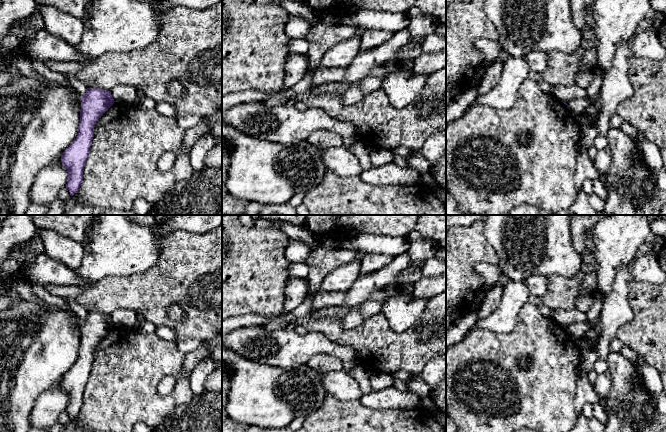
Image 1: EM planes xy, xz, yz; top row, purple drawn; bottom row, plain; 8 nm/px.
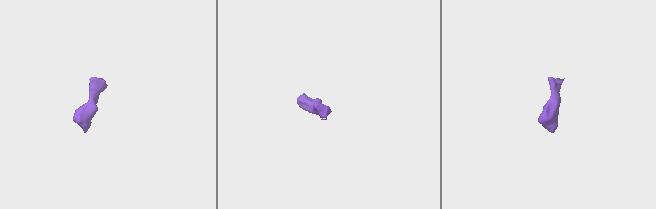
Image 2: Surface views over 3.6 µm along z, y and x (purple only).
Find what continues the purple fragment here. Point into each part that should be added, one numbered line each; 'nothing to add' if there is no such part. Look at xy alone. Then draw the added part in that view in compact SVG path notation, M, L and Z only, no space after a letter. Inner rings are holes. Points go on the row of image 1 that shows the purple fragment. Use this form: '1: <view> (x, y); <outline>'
1: xy (38, 121); M5 47L0 49L0 71L11 75L11 82L0 88L0 215L25 215L29 205L32 203L30 191L36 175L55 159L59 158L77 137L80 123L81 97L79 95L76 98L71 96L71 93L76 90L71 86L67 78L66 84L57 81L51 81L50 84L46 84L41 80L24 76L17 67L15 52L10 52Z

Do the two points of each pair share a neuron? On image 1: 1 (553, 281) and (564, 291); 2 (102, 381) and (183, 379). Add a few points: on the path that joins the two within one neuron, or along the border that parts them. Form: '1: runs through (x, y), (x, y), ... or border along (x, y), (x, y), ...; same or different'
1: runs through (556, 284), (561, 289); same
2: runs through (122, 378), (130, 370), (163, 370); same

